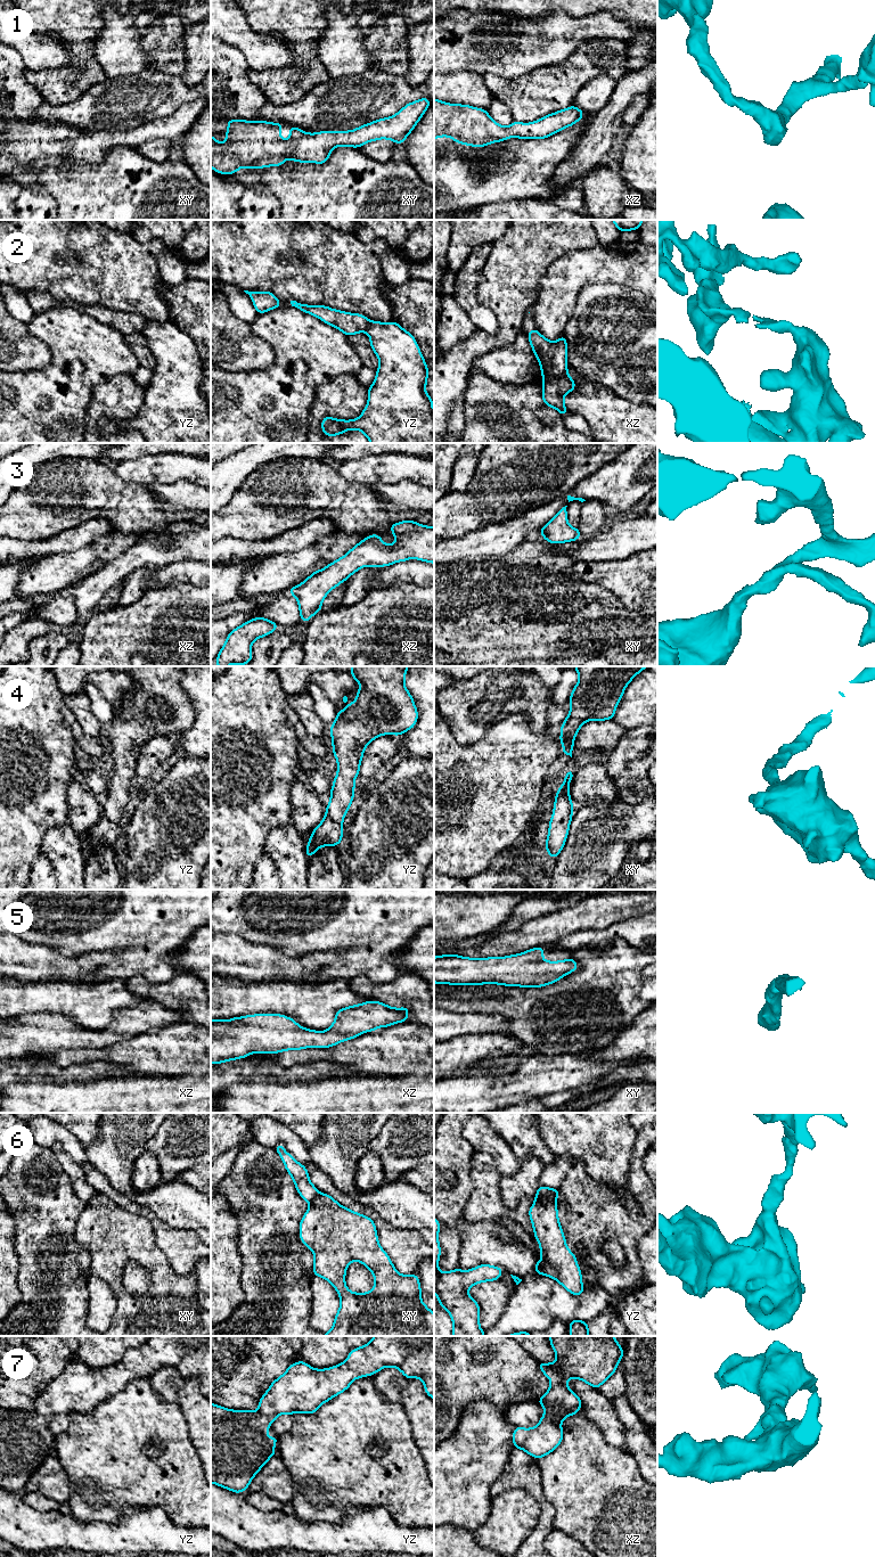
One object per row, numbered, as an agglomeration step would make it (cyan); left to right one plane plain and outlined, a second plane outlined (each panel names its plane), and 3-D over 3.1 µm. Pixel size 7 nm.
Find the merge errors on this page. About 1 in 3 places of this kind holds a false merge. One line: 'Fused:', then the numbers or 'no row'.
Fused: 6

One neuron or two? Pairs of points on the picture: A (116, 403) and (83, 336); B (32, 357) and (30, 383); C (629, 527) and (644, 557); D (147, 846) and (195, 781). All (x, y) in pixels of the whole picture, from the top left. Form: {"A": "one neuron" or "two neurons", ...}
{"A": "two neurons", "B": "two neurons", "C": "two neurons", "D": "one neuron"}

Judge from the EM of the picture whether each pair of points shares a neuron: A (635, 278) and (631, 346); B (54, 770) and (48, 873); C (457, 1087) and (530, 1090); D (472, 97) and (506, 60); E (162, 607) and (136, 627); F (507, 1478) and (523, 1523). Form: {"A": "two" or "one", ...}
{"A": "two", "B": "two", "C": "one", "D": "two", "E": "one", "F": "two"}

